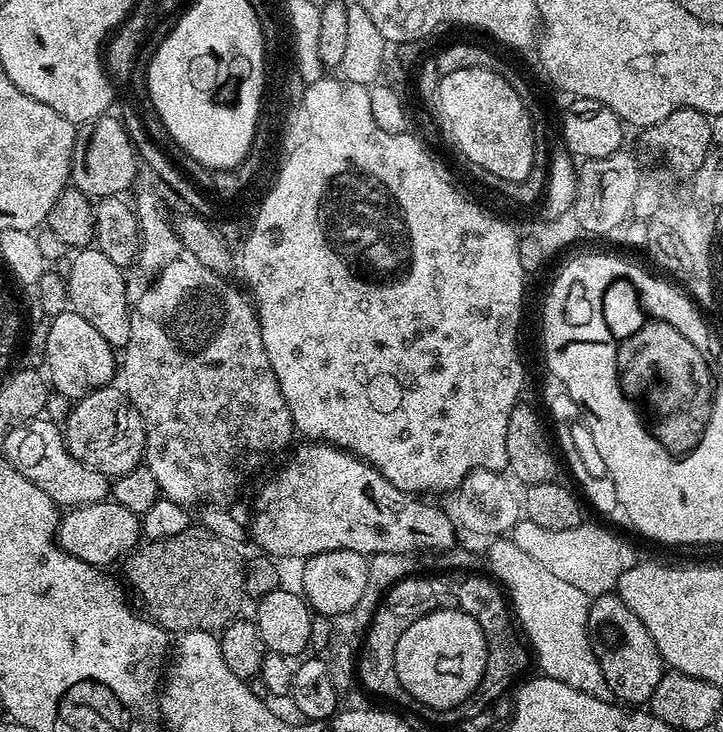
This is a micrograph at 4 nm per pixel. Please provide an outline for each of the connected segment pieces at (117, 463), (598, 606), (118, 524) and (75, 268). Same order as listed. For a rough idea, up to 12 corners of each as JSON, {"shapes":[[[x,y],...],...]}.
{"shapes":[[[116,386],[62,424],[70,455],[106,477],[142,464],[144,423]],[[618,595],[588,606],[588,641],[613,697],[647,705],[666,665]],[[113,500],[67,509],[57,543],[99,568],[130,554],[140,516]],[[95,246],[72,256],[72,311],[114,350],[130,342],[128,281]]]}

